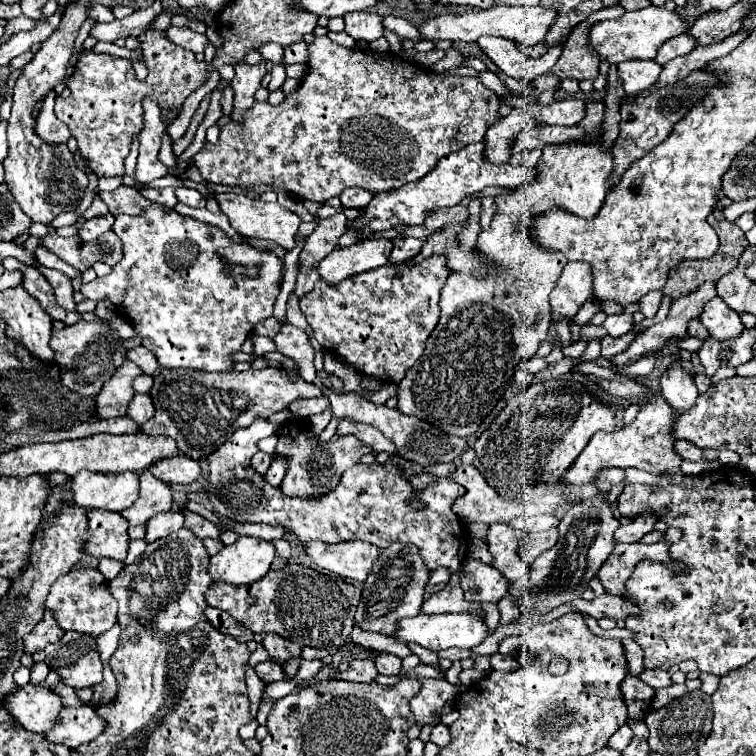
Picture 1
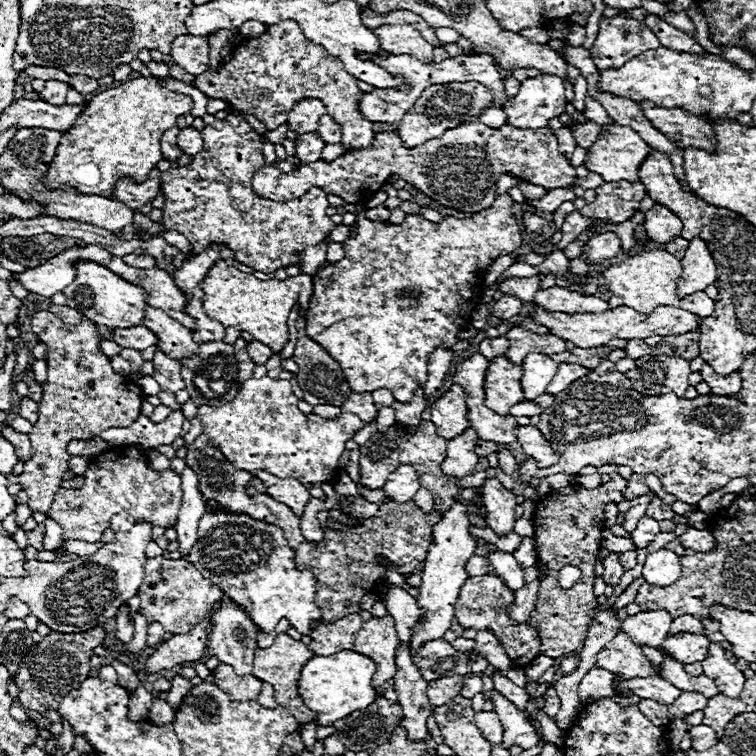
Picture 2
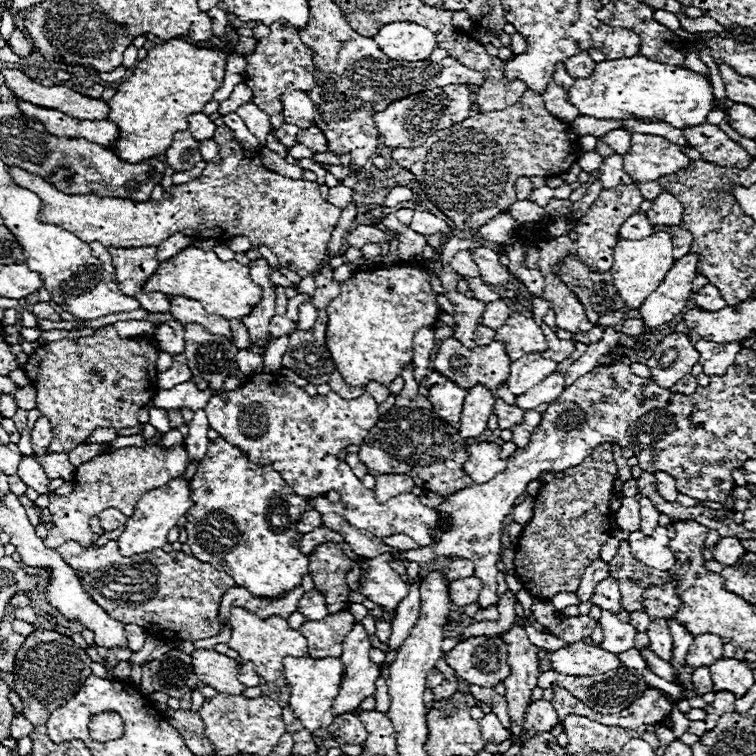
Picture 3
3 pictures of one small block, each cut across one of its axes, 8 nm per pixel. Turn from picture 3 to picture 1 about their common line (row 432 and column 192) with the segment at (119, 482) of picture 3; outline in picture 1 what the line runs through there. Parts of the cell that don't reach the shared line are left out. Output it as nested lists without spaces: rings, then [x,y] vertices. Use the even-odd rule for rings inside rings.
[[[316,36],[314,42],[308,44],[308,74],[304,76],[304,80],[300,82],[300,86],[286,94],[284,102],[278,104],[278,106],[270,106],[268,102],[254,102],[252,110],[248,110],[248,114],[244,114],[244,118],[240,122],[234,122],[230,120],[226,126],[222,126],[220,130],[220,138],[216,144],[212,142],[204,142],[204,148],[192,156],[196,168],[200,170],[200,176],[208,182],[208,184],[224,184],[224,186],[238,186],[238,188],[254,188],[254,186],[260,186],[260,184],[270,184],[274,188],[282,188],[302,200],[312,200],[312,202],[326,202],[328,198],[334,198],[334,196],[340,196],[342,190],[346,188],[352,188],[352,186],[358,186],[358,188],[366,188],[370,190],[372,194],[378,194],[378,192],[386,192],[386,190],[396,190],[408,182],[414,182],[422,176],[426,176],[434,166],[436,162],[450,154],[450,152],[458,152],[462,150],[464,146],[472,144],[472,142],[482,142],[484,140],[484,134],[486,130],[498,122],[500,114],[498,114],[498,108],[500,108],[500,98],[484,88],[484,84],[478,80],[478,78],[462,78],[462,76],[446,76],[446,74],[436,74],[436,72],[430,72],[422,66],[416,66],[414,62],[410,60],[402,60],[400,56],[392,54],[392,52],[370,52],[370,50],[350,50],[350,48],[344,48],[344,46],[338,46],[334,42],[330,42],[328,36]]]

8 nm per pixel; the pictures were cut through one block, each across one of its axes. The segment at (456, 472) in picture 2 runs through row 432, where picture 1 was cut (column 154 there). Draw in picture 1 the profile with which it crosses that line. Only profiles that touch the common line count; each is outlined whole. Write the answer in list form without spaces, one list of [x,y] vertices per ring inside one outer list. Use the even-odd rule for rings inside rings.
[[[178,454],[176,458],[164,458],[164,462],[156,462],[156,466],[152,466],[152,474],[170,484],[190,484],[202,474],[202,470],[196,460]]]

